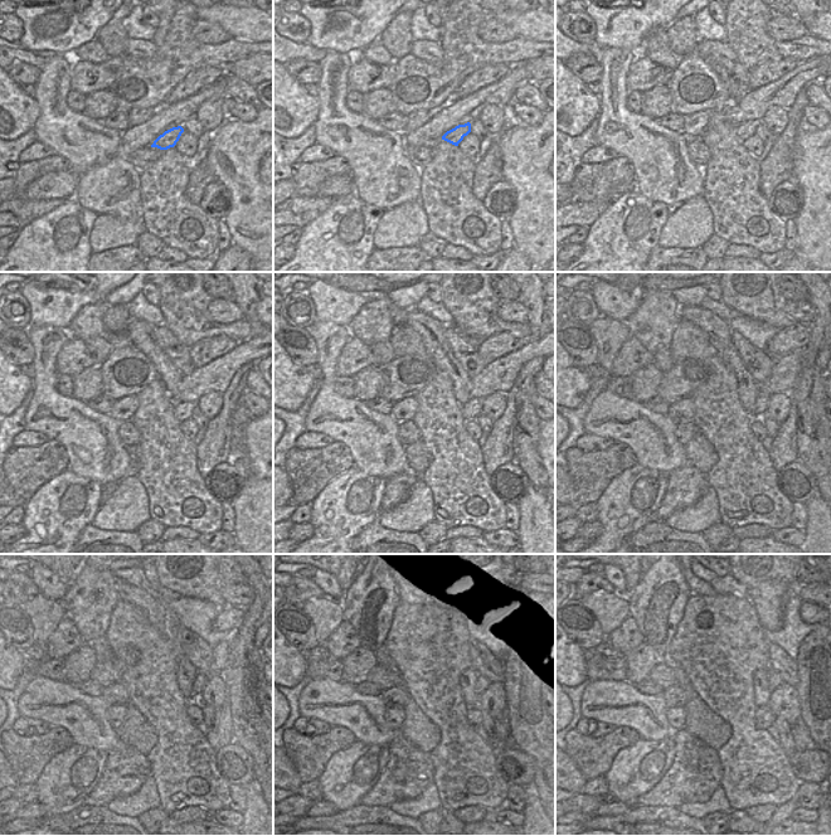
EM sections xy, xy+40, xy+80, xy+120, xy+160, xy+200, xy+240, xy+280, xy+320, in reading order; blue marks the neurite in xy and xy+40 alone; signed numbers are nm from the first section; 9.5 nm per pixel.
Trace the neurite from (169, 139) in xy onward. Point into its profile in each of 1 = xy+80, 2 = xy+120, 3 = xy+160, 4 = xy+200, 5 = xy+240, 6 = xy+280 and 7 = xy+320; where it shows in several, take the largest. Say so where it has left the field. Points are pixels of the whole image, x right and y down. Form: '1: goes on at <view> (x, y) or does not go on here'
1: goes on at xy+80 (746, 130)
2: goes on at xy+120 (183, 411)
3: goes on at xy+160 (471, 409)
4: goes on at xy+200 (762, 402)
5: goes on at xy+240 (200, 680)
6: goes on at xy+280 (482, 681)
7: goes on at xy+320 (774, 679)

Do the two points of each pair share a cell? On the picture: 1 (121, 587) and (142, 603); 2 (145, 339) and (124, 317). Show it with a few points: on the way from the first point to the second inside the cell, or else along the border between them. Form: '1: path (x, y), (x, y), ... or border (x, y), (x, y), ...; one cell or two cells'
1: path (126, 592), (137, 598); one cell
2: border (132, 319), (125, 330); two cells

